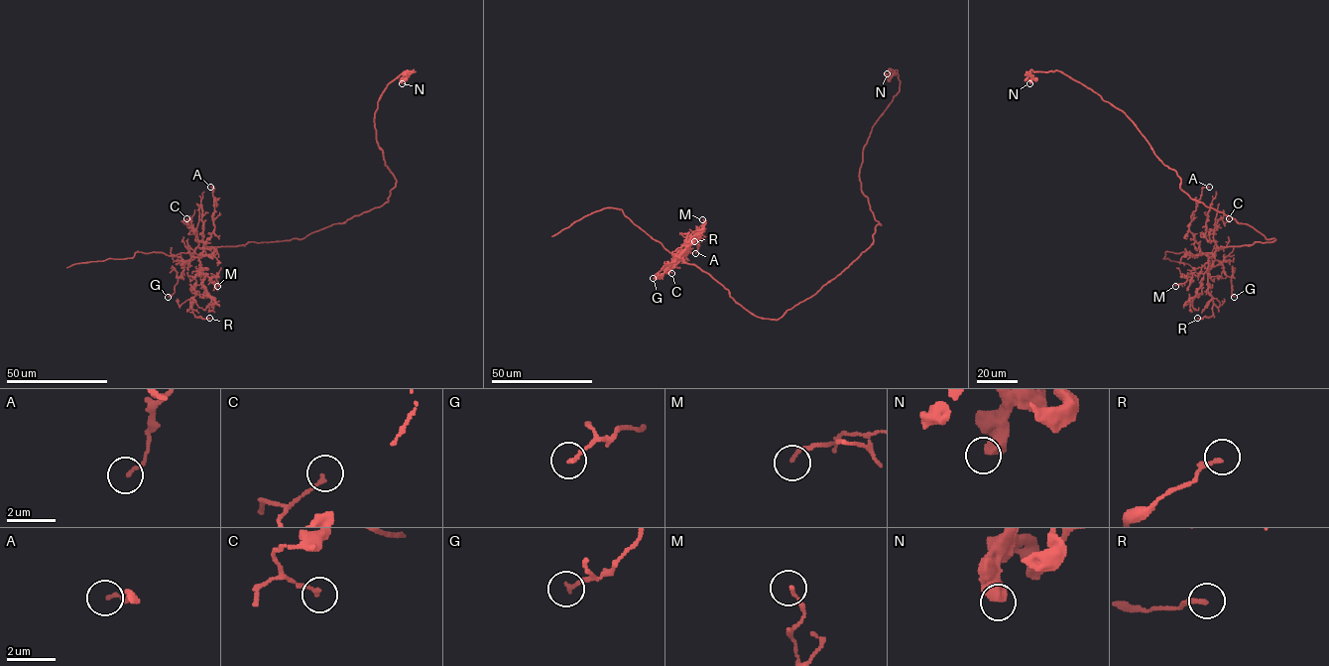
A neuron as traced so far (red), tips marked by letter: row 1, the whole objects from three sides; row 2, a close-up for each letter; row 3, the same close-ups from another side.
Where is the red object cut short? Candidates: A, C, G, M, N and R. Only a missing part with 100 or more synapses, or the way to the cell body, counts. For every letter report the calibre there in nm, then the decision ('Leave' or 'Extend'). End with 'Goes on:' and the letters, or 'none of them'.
A: Thickness 140 nm. Leave
C: Thickness 140 nm. Leave
G: Thickness 150 nm. Leave
M: Thickness 120 nm. Leave
N: Thickness 550 nm. Leave
R: Thickness 200 nm. Leave
Goes on: none of them

